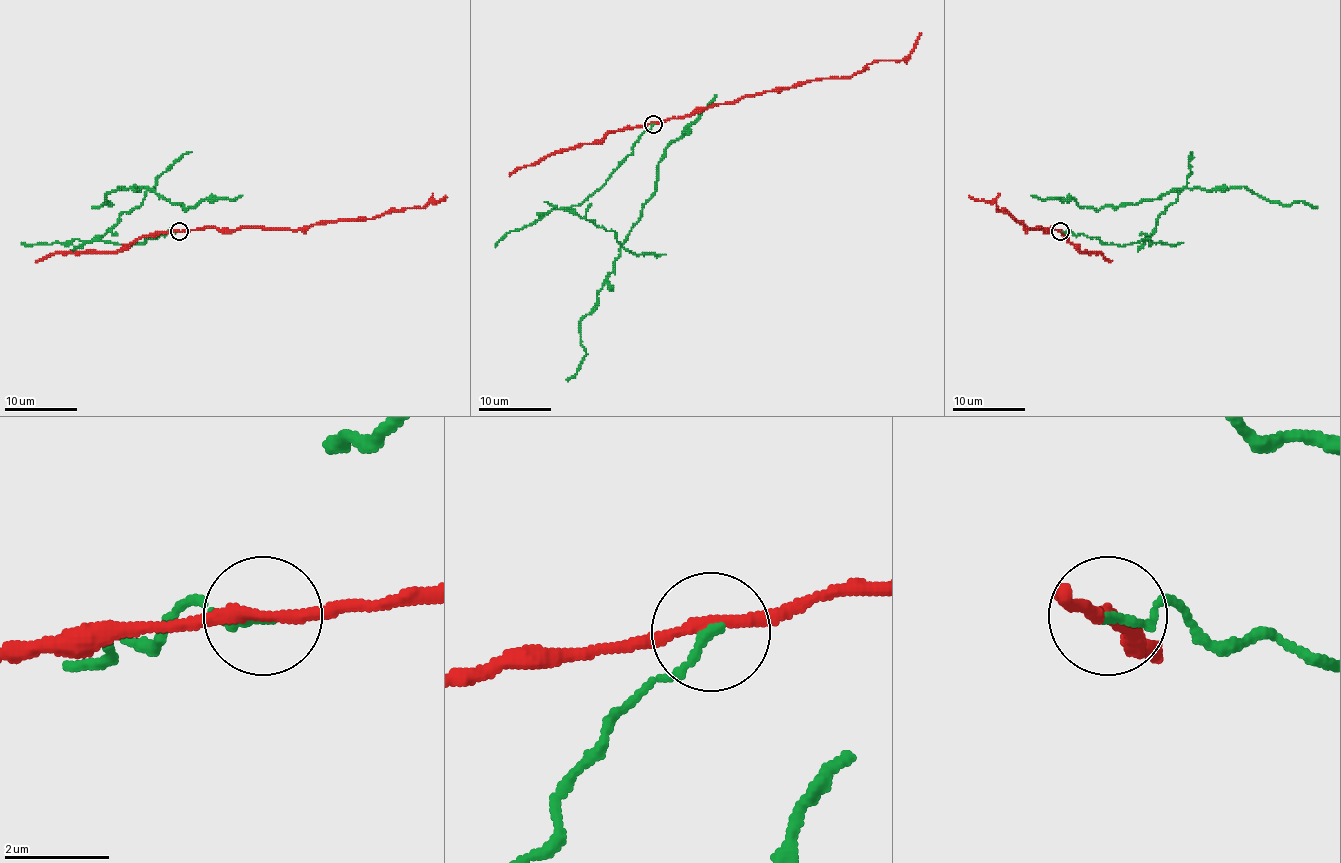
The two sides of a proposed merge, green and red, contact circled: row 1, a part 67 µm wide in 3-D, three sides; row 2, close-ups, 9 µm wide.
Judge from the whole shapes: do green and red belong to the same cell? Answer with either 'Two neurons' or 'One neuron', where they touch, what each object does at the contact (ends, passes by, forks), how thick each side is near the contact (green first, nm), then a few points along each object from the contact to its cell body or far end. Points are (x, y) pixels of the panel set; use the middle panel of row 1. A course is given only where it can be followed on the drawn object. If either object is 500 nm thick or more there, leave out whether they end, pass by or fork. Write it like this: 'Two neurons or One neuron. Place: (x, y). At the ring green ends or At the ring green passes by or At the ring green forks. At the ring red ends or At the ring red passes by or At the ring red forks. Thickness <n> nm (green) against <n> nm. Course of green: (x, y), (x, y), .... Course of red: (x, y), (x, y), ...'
Two neurons. Place: (653, 124). At the ring green ends. At the ring red passes by. Thickness 180 nm (green) against 200 nm. Course of green: (653, 124), (604, 183), (571, 207), (613, 231), (622, 243), (653, 194), (660, 158), (716, 95). Course of red: (653, 124), (812, 80), (848, 78), (868, 64), (903, 60), (919, 33)

